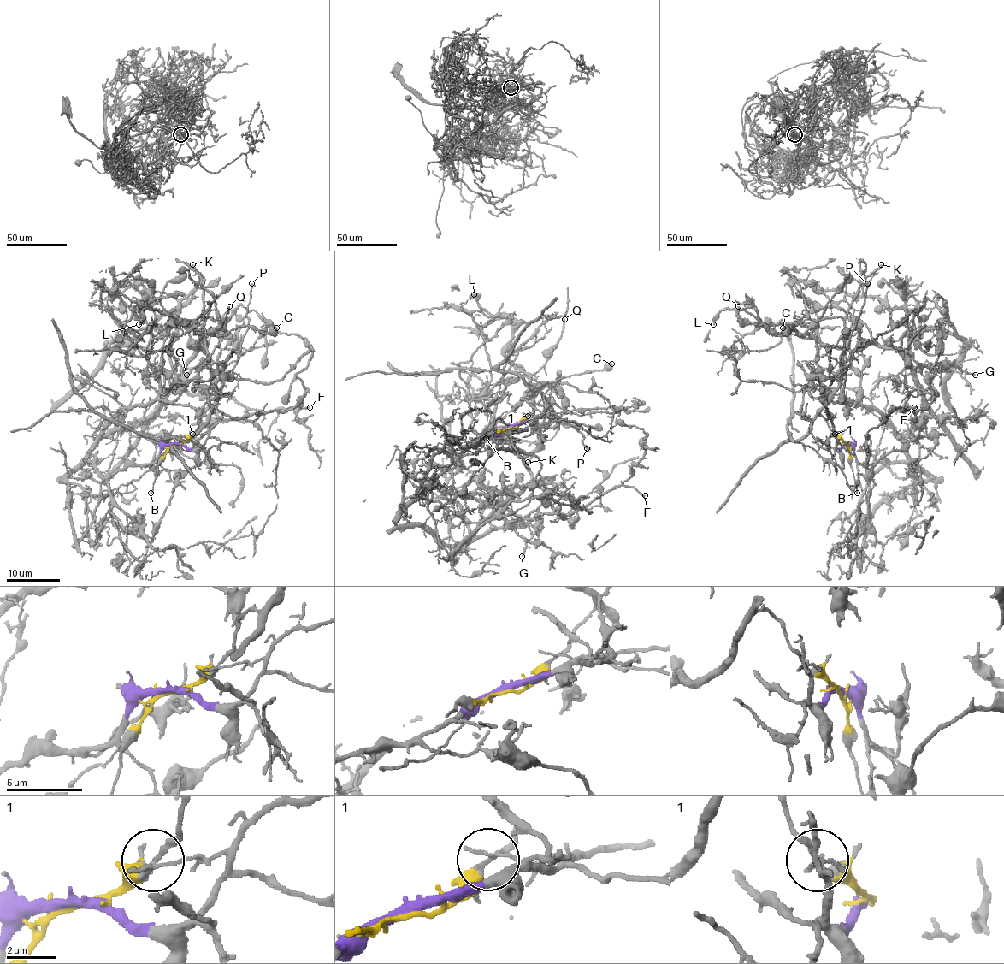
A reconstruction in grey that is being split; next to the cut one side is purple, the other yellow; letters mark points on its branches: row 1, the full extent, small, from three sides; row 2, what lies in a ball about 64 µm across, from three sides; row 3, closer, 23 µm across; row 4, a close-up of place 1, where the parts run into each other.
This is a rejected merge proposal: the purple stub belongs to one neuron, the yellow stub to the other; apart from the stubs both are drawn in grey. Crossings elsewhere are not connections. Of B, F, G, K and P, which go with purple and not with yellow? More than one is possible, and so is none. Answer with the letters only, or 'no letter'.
F, G

